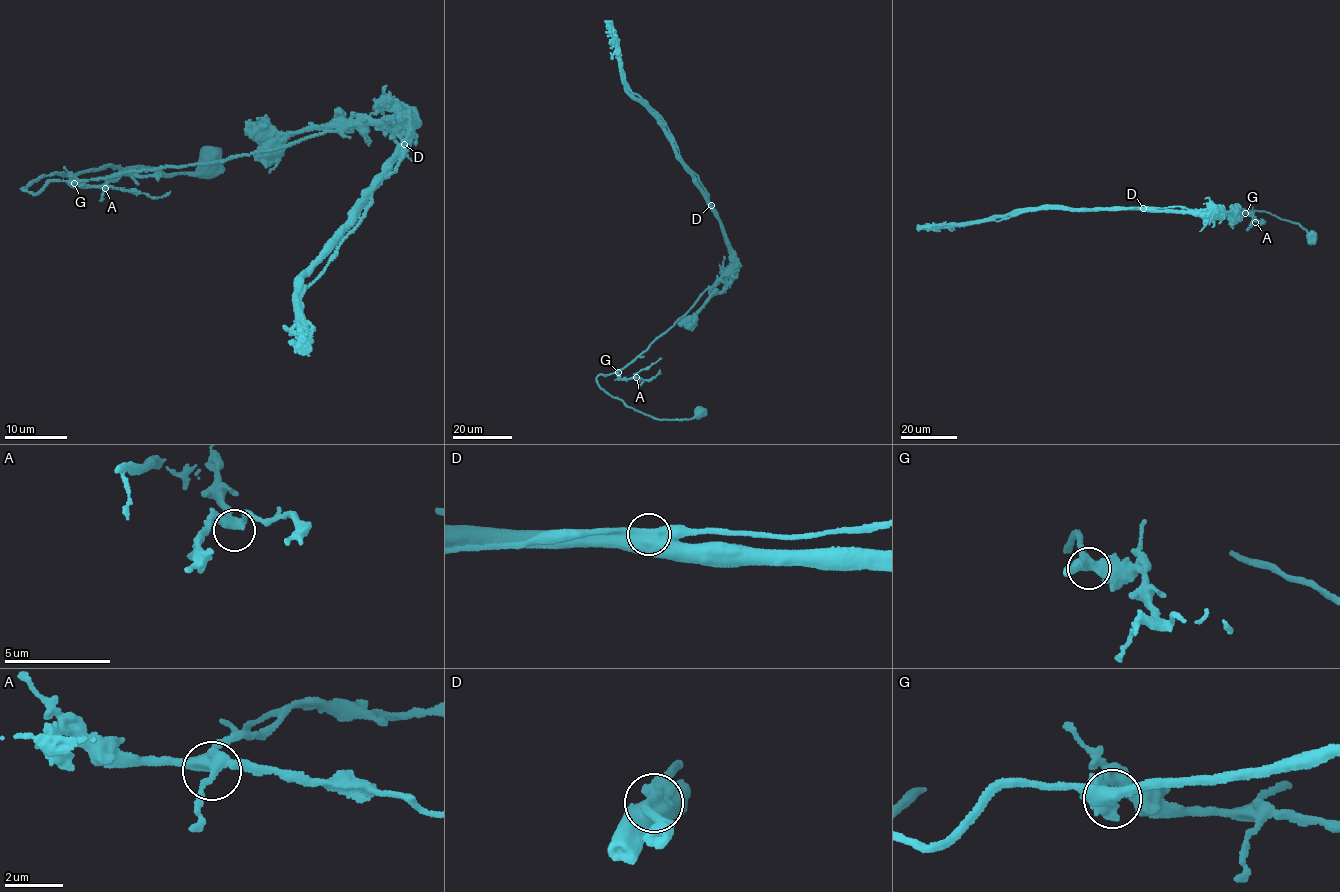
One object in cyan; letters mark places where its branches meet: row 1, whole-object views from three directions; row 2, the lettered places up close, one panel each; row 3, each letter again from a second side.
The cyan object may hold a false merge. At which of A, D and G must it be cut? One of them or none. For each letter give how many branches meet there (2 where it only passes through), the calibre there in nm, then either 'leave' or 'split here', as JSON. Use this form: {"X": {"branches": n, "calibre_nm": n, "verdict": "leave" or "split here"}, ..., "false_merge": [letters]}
{"A": {"branches": 3, "calibre_nm": 400, "verdict": "leave"}, "D": {"branches": 1, "calibre_nm": 850, "verdict": "split here"}, "G": {"branches": 3, "calibre_nm": 420, "verdict": "leave"}, "false_merge": ["D"]}

